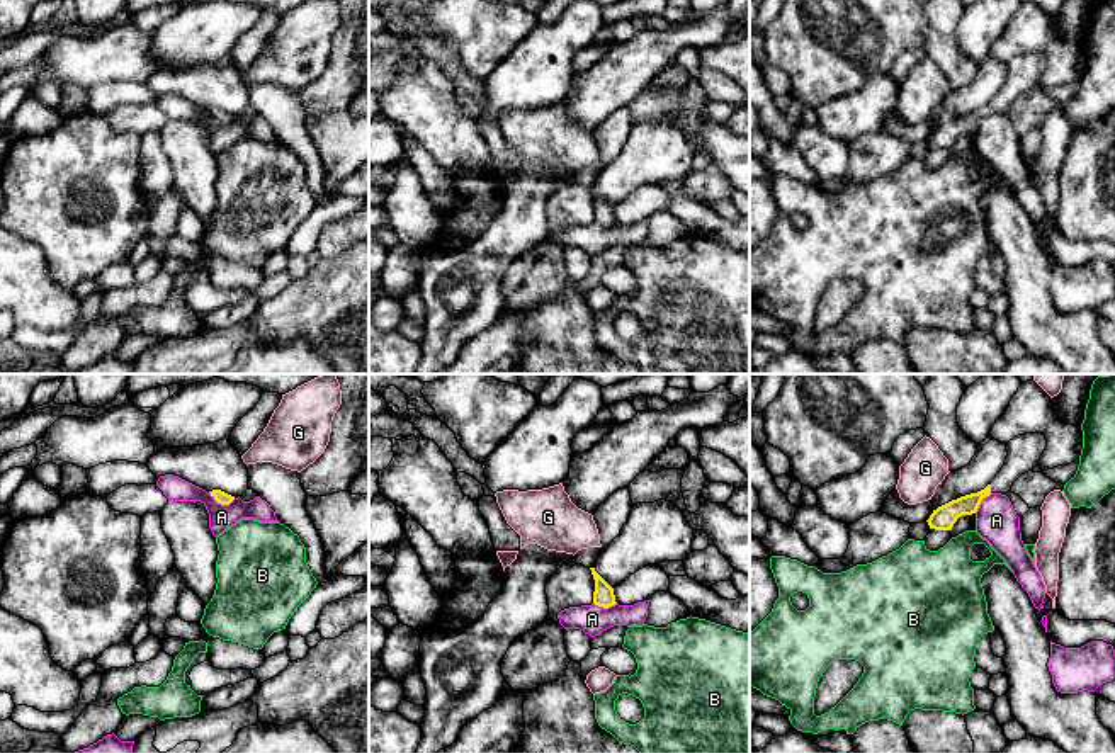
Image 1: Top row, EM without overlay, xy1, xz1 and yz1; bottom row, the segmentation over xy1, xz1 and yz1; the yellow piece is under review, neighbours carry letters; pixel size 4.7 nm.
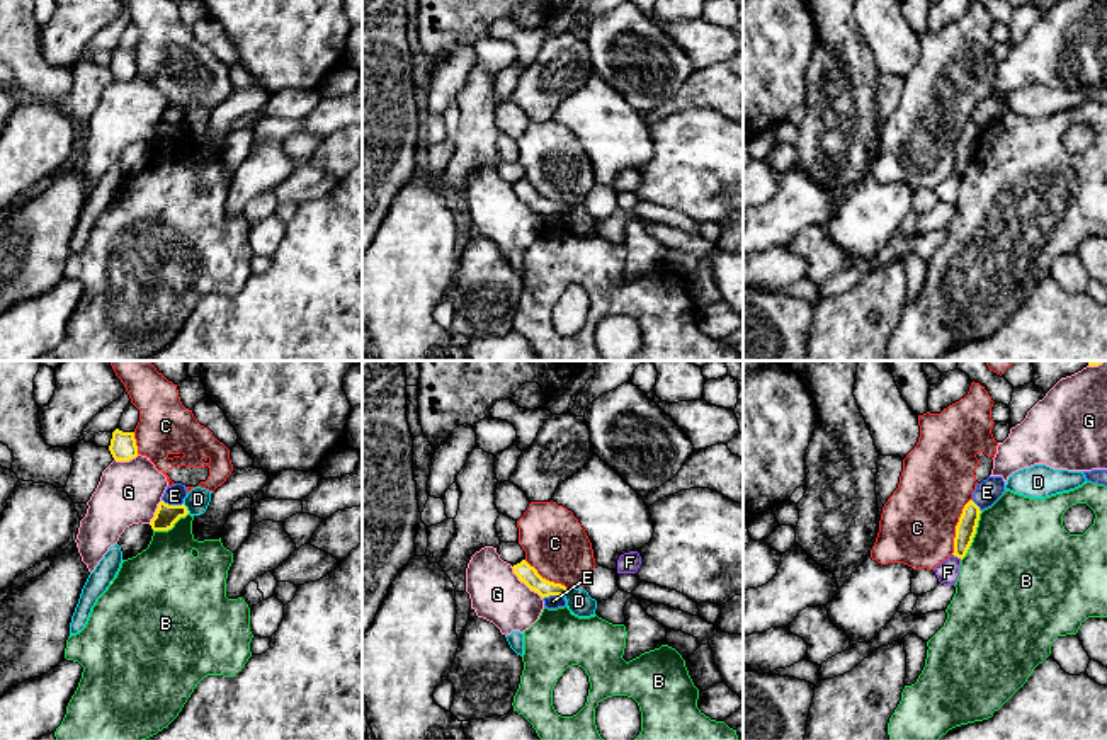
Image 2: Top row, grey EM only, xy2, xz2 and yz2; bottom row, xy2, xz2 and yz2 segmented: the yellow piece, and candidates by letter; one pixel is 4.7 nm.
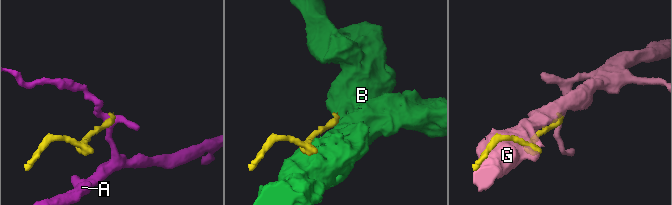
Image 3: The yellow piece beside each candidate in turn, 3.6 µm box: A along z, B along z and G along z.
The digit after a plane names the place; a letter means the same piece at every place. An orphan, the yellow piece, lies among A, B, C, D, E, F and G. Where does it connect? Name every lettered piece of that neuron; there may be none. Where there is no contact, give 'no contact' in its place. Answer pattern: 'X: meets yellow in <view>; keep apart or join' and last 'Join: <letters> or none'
A: meets yellow in xy1; keep apart
B: meets yellow in yz2; keep apart
C: meets yellow in yz2; keep apart
D: meets yellow in xy2; keep apart
E: meets yellow in xy2; keep apart
F: meets yellow in yz2; keep apart
G: meets yellow in xz2; keep apart
Join: none

